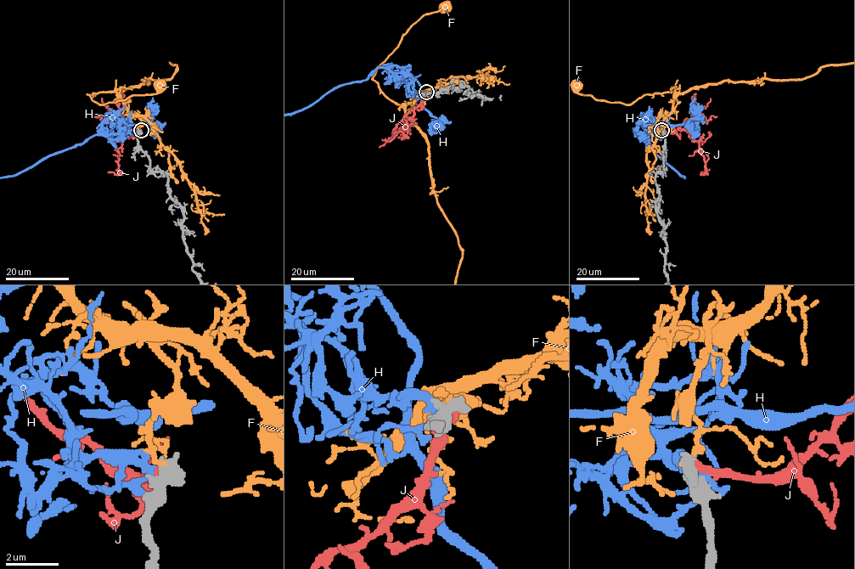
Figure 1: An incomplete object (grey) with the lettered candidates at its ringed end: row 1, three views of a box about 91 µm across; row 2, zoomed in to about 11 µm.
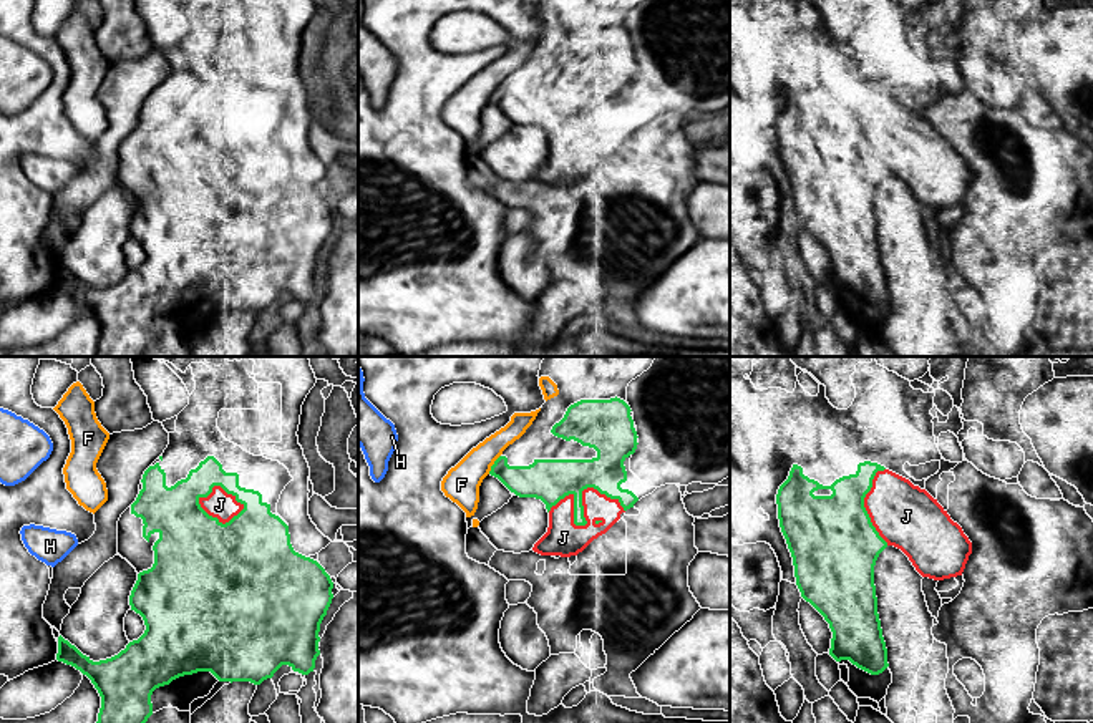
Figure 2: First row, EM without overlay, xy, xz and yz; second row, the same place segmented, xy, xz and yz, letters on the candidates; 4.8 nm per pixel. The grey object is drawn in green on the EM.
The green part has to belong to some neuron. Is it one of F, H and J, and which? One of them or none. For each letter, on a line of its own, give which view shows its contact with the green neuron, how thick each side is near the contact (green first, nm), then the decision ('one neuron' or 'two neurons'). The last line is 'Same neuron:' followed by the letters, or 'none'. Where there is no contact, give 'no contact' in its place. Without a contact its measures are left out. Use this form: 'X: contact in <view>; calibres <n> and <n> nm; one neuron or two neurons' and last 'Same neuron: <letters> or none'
F: contact in xz; calibres 190 and 180 nm; two neurons
H: no contact; two neurons
J: contact in xz; calibres 200 and 170 nm; two neurons
Same neuron: none

